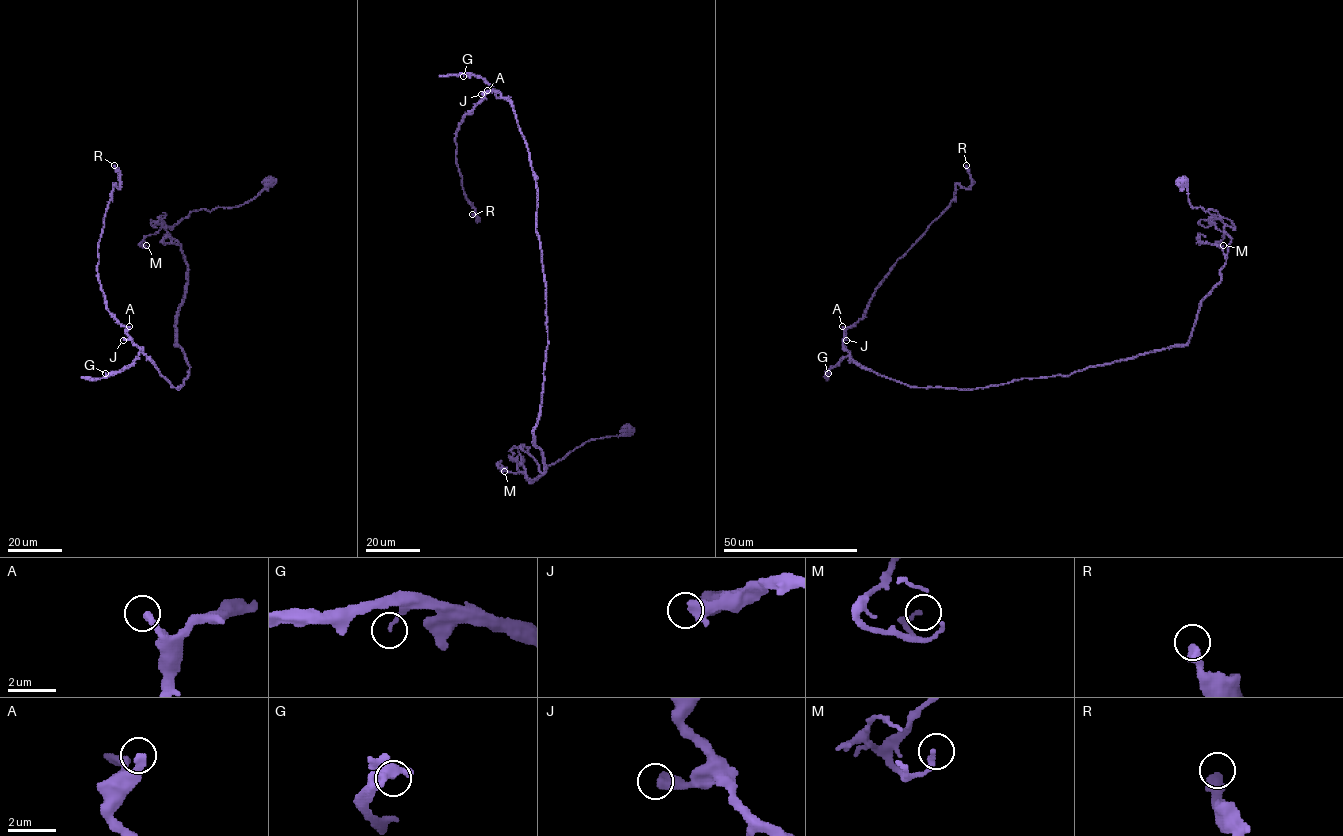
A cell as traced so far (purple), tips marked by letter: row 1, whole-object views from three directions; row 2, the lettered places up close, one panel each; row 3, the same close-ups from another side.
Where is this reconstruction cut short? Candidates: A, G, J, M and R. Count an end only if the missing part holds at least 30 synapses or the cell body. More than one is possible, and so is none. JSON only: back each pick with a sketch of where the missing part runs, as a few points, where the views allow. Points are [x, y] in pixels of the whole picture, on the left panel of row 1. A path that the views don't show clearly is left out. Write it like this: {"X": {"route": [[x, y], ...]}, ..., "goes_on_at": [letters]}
{"goes_on_at": []}

